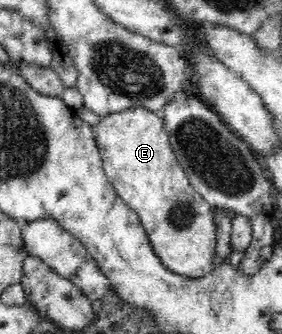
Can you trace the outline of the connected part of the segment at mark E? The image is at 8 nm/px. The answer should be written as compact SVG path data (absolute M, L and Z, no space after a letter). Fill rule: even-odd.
M131 104L99 116L94 132L109 181L126 206L139 214L154 251L166 268L190 278L201 278L212 273L216 267L218 242L211 206L191 187L186 173L179 165L164 128L164 119L156 111L141 104Z

